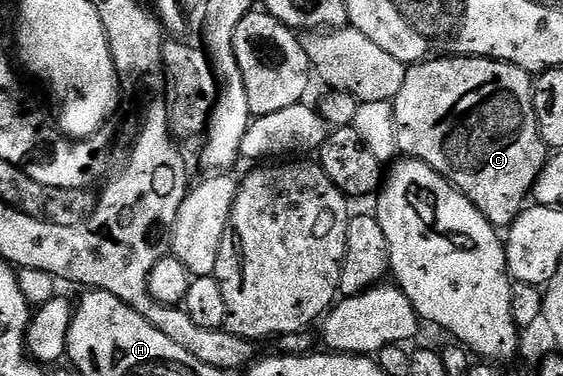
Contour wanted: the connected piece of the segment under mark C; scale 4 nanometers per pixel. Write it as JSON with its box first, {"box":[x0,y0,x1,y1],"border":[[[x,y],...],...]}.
{"box":[391,56,547,228],"border":[[[433,56],[428,60],[410,65],[405,72],[403,88],[399,88],[396,98],[391,103],[391,121],[397,127],[397,149],[404,157],[417,158],[423,164],[435,168],[449,183],[459,192],[463,192],[487,216],[492,226],[508,228],[512,222],[521,215],[527,203],[530,201],[533,186],[541,174],[547,161],[547,147],[541,138],[535,116],[535,104],[533,103],[534,75],[528,70],[519,68],[510,62],[499,62],[496,58],[470,58],[468,56]]]}

